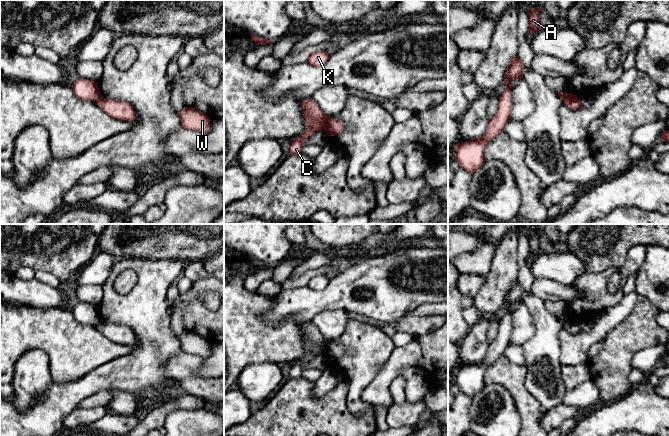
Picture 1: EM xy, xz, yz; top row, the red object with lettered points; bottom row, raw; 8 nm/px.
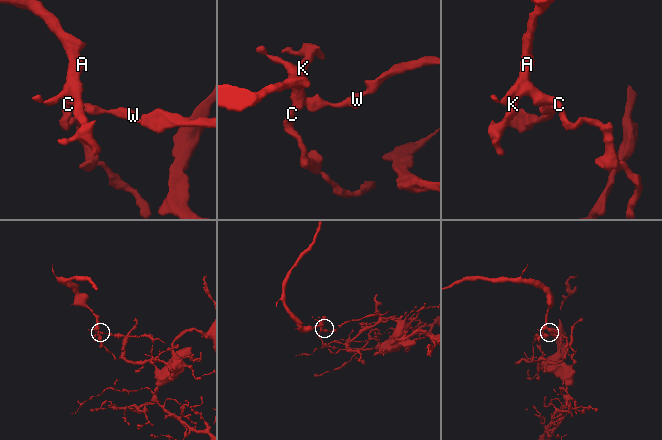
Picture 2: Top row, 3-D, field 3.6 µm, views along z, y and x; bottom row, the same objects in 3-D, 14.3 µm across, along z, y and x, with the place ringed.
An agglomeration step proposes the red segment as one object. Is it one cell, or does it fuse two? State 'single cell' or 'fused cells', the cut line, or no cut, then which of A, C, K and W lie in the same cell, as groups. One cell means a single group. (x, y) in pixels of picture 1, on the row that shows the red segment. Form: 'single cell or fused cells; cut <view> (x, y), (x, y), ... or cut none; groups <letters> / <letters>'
fused cells; cut xz (326, 116), (321, 123), (321, 129); groups A C K / W

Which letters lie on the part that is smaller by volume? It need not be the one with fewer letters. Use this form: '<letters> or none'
A, C, K

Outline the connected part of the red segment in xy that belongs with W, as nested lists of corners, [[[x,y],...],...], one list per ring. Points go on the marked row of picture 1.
[[[185,107],[177,113],[182,128],[202,134],[210,131],[210,118],[194,107]]]

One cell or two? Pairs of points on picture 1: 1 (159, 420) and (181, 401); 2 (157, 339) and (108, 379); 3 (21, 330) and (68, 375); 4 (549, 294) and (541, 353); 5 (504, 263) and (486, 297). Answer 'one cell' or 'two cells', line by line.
1: one cell
2: one cell
3: one cell
4: two cells
5: one cell

